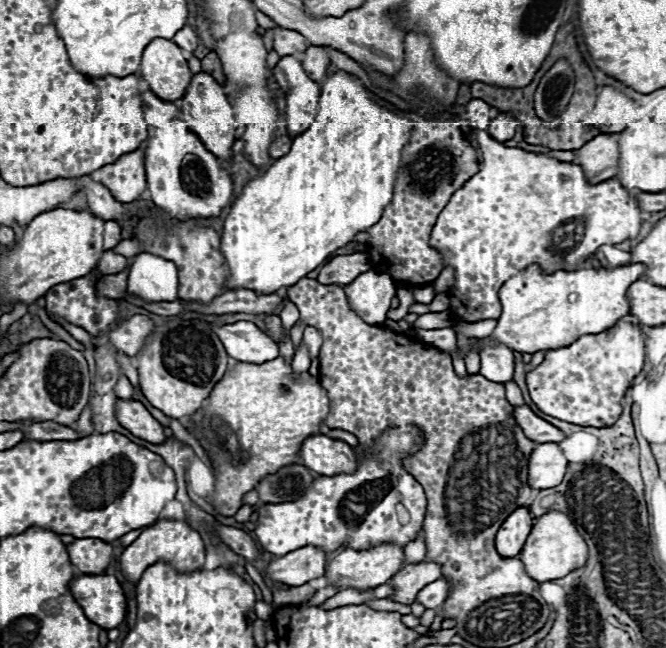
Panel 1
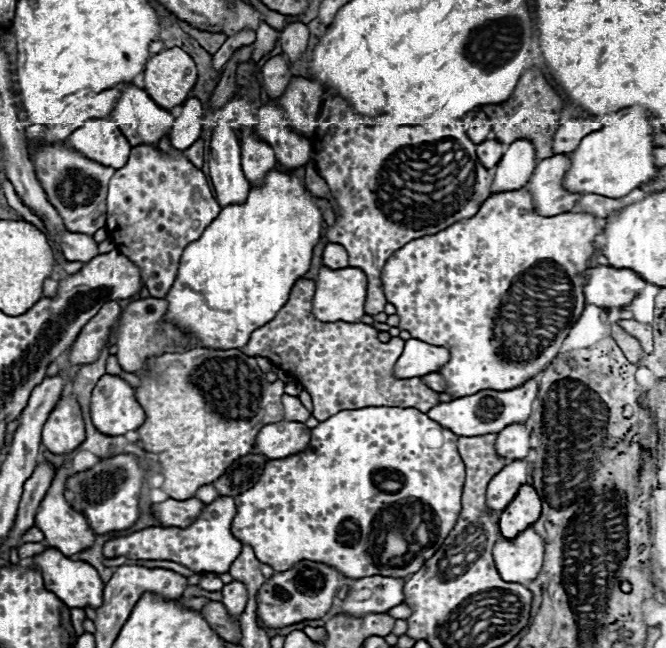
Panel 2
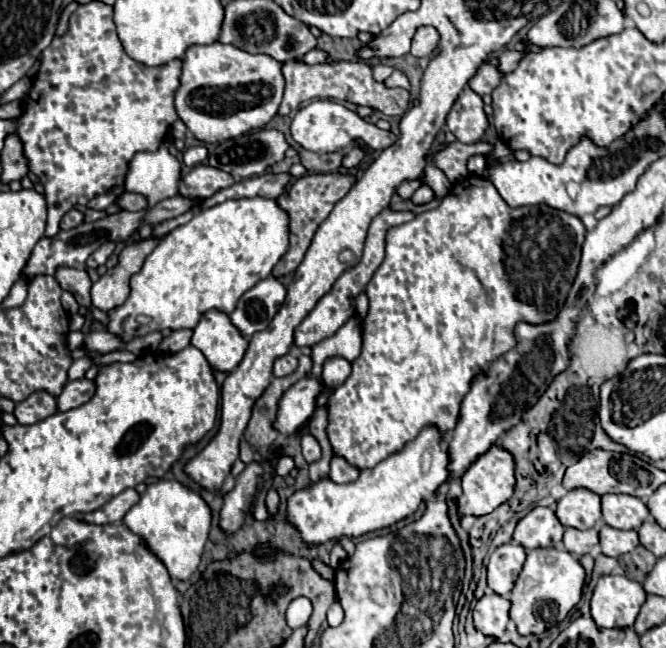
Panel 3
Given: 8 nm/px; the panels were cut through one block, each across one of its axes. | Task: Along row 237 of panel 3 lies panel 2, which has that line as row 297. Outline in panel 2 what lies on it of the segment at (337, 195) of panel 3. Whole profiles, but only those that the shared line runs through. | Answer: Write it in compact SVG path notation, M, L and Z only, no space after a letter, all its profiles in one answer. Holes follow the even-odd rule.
M300 278L288 302L274 320L254 330L250 342L242 352L250 356L264 356L286 374L298 374L302 388L306 388L314 402L314 418L328 420L340 410L364 406L398 406L428 412L440 404L438 392L428 388L420 378L396 378L394 362L402 354L402 338L394 336L390 342L378 340L378 330L356 322L320 322L312 314L312 298L316 282Z

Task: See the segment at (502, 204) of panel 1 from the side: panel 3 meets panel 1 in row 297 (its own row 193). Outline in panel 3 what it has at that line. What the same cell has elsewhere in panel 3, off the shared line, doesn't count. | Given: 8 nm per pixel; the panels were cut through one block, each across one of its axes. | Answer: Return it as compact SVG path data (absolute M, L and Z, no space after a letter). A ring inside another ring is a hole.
M468 176L460 182L456 182L454 188L450 190L450 194L440 202L438 208L418 214L418 218L414 218L412 222L390 228L388 234L386 234L386 258L384 258L384 262L380 264L380 268L374 272L372 280L366 286L366 294L368 294L368 300L370 300L370 310L368 310L368 316L364 318L366 326L362 324L362 352L352 362L352 374L348 376L348 380L342 386L332 390L330 402L328 402L328 428L326 428L326 432L328 432L334 454L346 458L350 464L354 464L360 470L374 468L378 462L386 460L390 454L400 452L406 446L406 442L414 440L426 424L438 426L442 430L442 434L452 430L456 426L458 412L460 412L460 402L462 402L464 394L470 388L472 376L482 372L484 366L488 366L490 362L494 362L496 358L500 358L504 352L508 352L514 346L514 326L520 320L538 324L538 322L546 322L546 320L554 318L554 314L558 312L558 308L566 300L566 294L570 290L570 282L574 280L574 274L578 270L580 246L582 246L584 234L586 234L584 224L576 216L570 216L568 212L562 212L562 210L556 210L556 208L550 208L550 206L510 208L500 198L494 184L488 182L486 178L480 178L480 176ZM520 292L530 292L530 302L524 302Z

